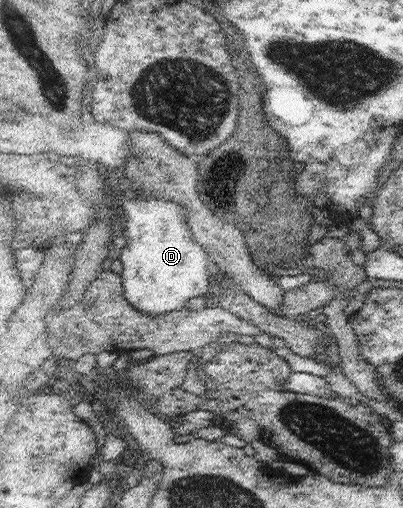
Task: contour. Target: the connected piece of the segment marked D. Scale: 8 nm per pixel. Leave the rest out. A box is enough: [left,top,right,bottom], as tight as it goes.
[121,198,213,315]

